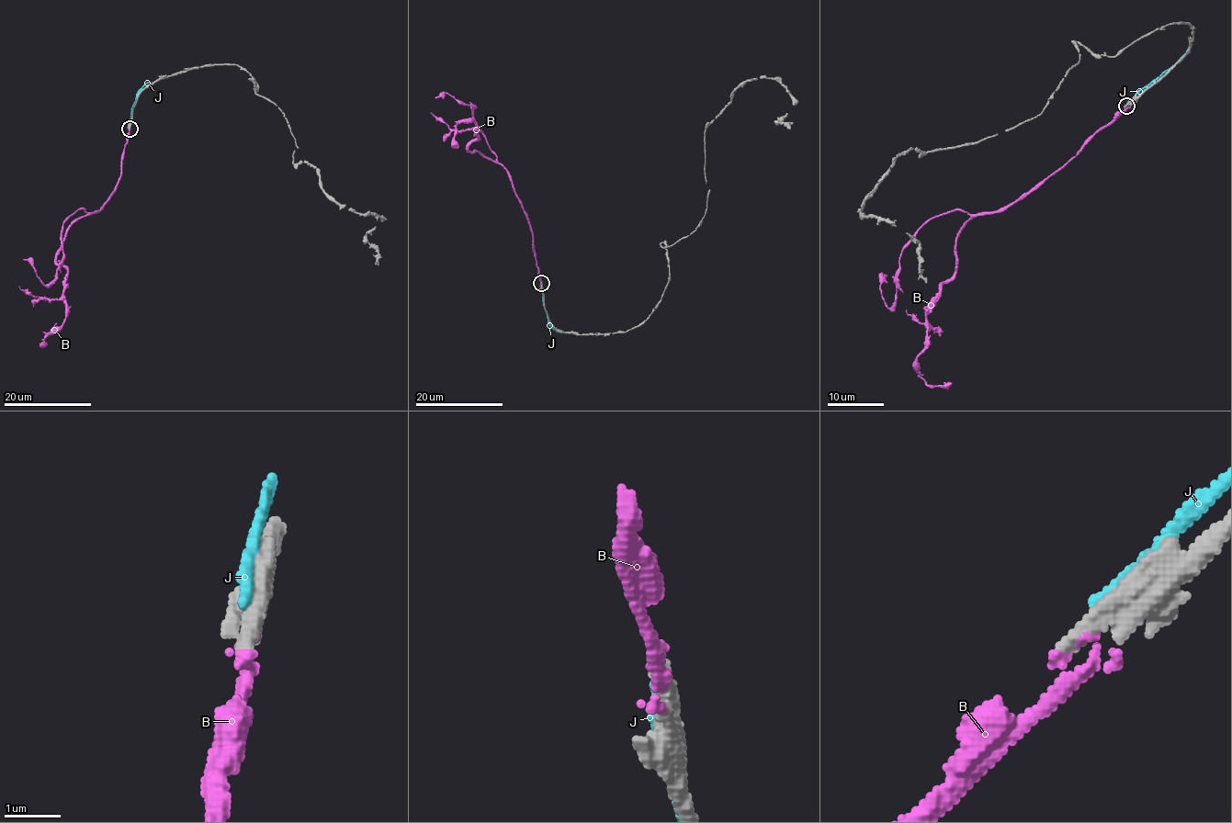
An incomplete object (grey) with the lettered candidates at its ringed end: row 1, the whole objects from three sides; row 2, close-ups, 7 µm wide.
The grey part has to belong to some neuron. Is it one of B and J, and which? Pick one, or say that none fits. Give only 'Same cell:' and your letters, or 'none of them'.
Same cell: B

